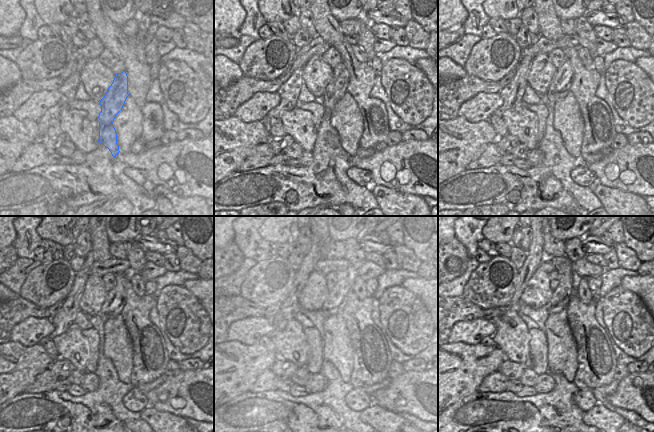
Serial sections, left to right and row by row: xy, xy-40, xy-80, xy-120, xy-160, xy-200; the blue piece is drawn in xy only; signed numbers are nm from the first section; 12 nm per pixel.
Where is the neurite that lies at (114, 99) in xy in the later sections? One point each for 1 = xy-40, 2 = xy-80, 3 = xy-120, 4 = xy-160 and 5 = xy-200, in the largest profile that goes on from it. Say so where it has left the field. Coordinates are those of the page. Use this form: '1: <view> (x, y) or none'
1: xy-40 (335, 90)
2: xy-80 (559, 87)
3: xy-120 (114, 303)
4: xy-160 (337, 296)
5: xy-200 (561, 295)

